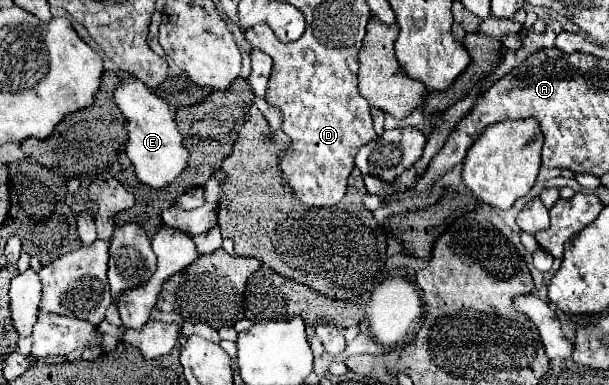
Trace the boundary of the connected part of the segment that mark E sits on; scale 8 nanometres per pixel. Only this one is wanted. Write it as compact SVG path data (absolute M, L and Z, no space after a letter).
M133 75L121 81L121 85L115 89L113 101L127 119L129 137L125 152L135 167L137 179L155 189L173 183L173 179L185 169L189 155L183 155L183 137L177 131L177 123L167 103L157 95L153 95L145 87L145 83L141 83Z

